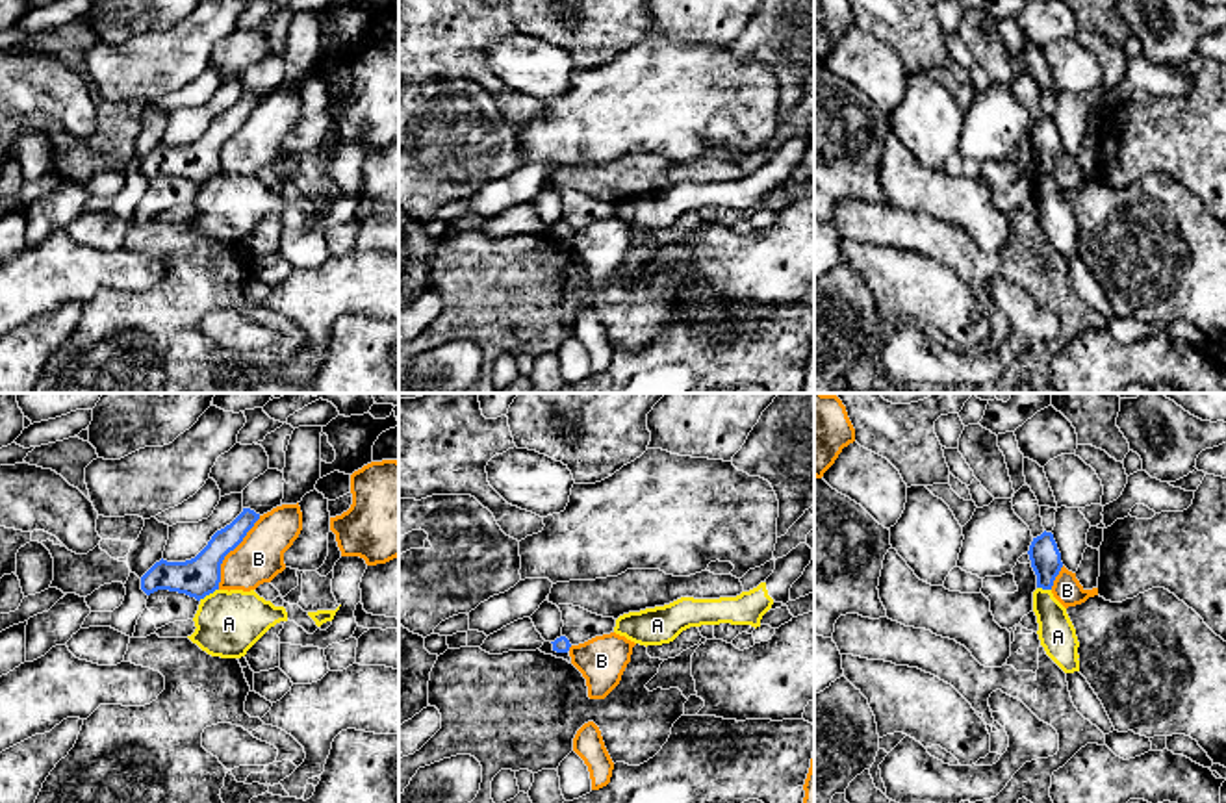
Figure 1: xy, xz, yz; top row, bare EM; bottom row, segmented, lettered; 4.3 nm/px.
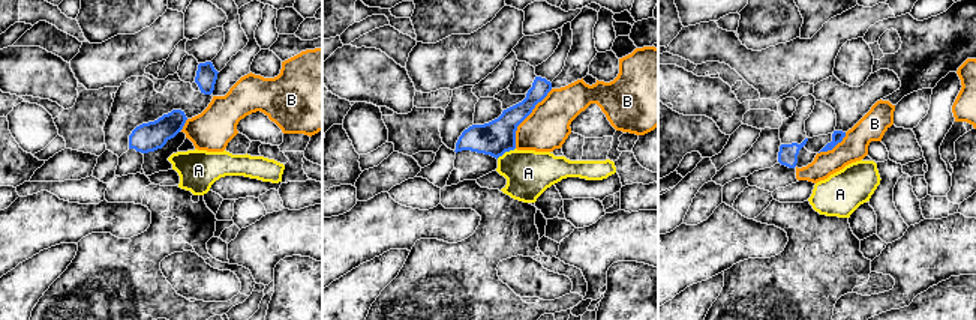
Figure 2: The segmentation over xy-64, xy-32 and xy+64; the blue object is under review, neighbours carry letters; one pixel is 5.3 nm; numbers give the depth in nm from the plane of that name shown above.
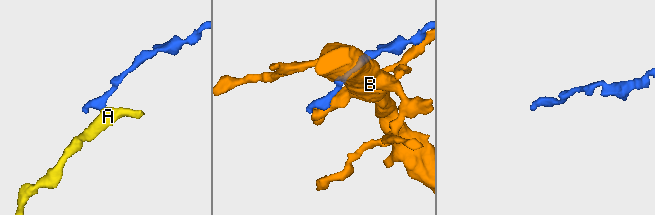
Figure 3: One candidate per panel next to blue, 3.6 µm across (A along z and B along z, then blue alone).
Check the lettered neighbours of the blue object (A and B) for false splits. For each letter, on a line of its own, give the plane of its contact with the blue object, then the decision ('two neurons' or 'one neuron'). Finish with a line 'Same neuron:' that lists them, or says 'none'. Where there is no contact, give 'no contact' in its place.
A: meets blue in xy; two neurons
B: meets blue in xy; two neurons
Same neuron: none

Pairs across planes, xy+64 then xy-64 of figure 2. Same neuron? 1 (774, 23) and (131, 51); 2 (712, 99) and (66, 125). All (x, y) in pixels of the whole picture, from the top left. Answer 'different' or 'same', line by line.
1: different
2: different

